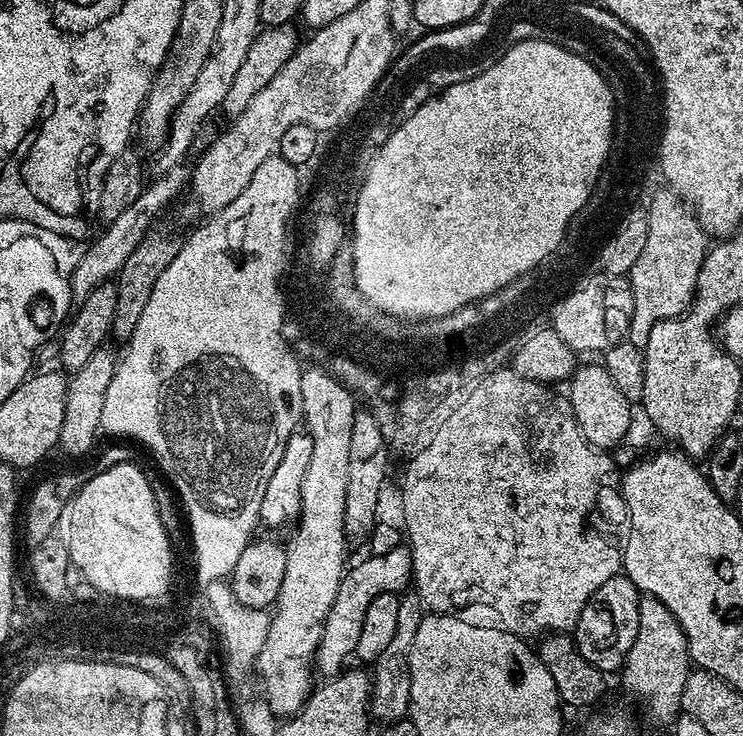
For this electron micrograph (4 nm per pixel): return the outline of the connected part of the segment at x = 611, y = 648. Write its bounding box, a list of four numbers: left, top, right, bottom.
[574,578,641,674]

